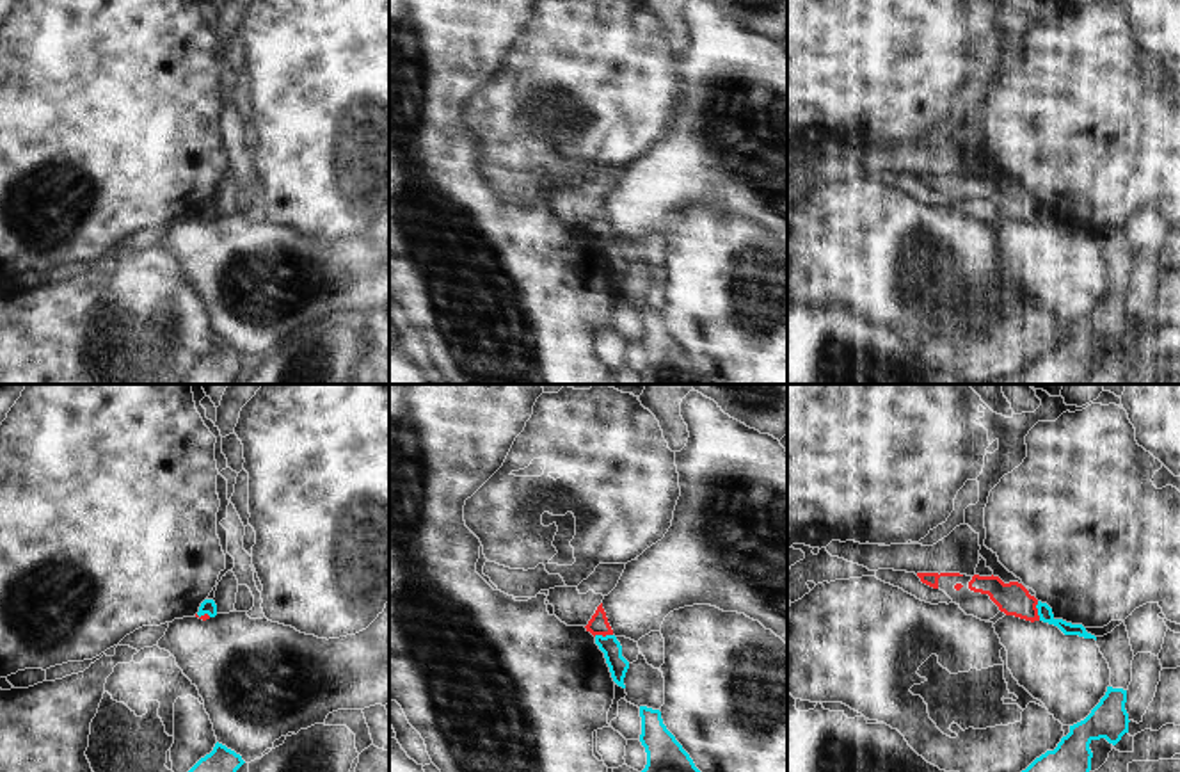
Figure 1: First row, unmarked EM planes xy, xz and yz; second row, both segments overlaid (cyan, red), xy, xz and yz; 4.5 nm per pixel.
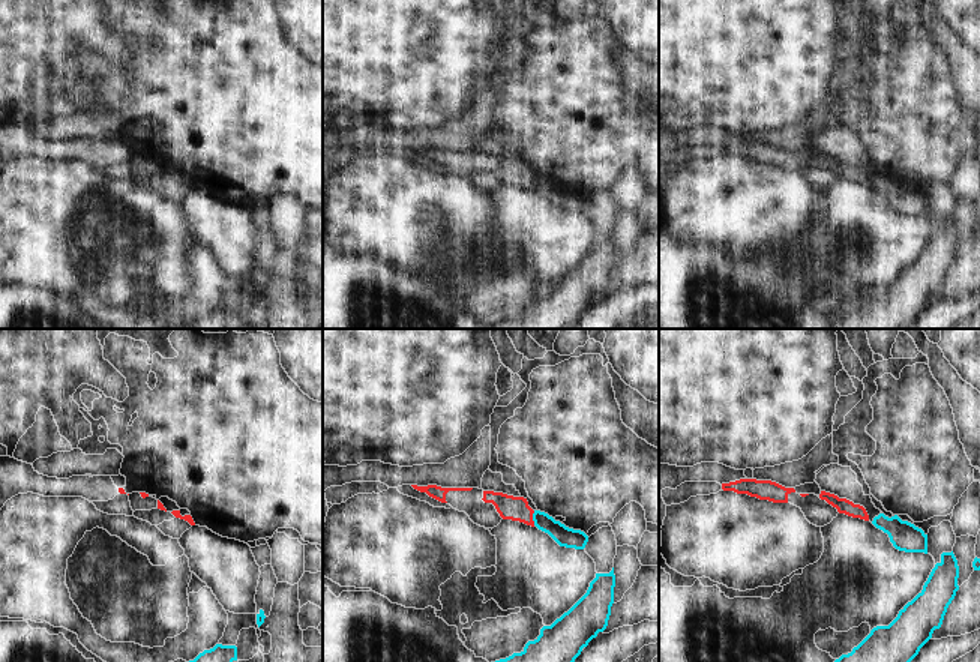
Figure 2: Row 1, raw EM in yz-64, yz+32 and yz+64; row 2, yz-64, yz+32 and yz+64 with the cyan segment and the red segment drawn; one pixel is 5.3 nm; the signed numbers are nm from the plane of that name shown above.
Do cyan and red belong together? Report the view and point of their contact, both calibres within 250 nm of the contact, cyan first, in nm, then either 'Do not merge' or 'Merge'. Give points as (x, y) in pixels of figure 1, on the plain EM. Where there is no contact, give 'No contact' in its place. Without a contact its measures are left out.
Touches cyan at yz (1038, 212). Thickness 70 nm (cyan) against 150 nm. Do not merge

